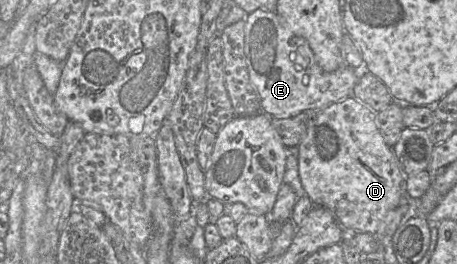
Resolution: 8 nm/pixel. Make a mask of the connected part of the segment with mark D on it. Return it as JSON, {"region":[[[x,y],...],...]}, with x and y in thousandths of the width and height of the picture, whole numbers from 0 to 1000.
{"region":[[[772,360],[718,398],[681,436],[654,564],[654,670],[667,735],[687,769],[718,792],[757,883],[821,890],[845,814],[873,777],[886,742],[886,663],[871,602],[823,473],[823,432]]]}

